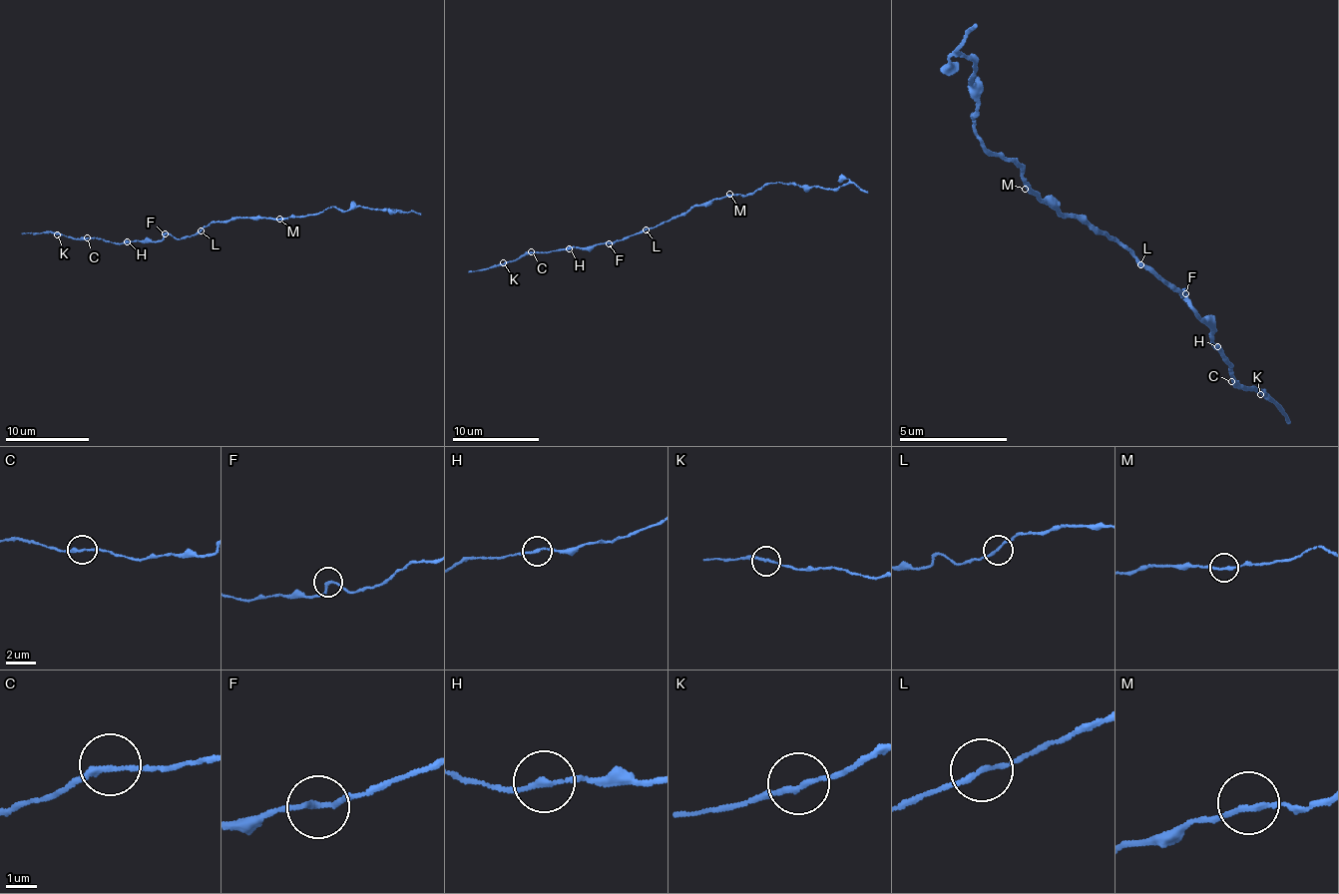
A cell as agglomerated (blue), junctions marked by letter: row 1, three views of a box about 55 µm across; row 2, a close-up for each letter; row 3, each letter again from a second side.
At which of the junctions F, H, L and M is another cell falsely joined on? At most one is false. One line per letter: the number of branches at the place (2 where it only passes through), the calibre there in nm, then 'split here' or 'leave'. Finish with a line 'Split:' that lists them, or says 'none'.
F: branches 2; calibre 160 nm; leave
H: branches 2; calibre 160 nm; leave
L: branches 2; calibre 160 nm; leave
M: branches 2; calibre 160 nm; leave
Split: none

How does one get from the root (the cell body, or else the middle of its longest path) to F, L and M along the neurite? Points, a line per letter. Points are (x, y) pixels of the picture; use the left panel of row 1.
F: (221, 222), (208, 223), (189, 236), (173, 238), (165, 233)
L: (221, 222), (211, 222), (201, 230)
M: (221, 222), (259, 215), (279, 219)

